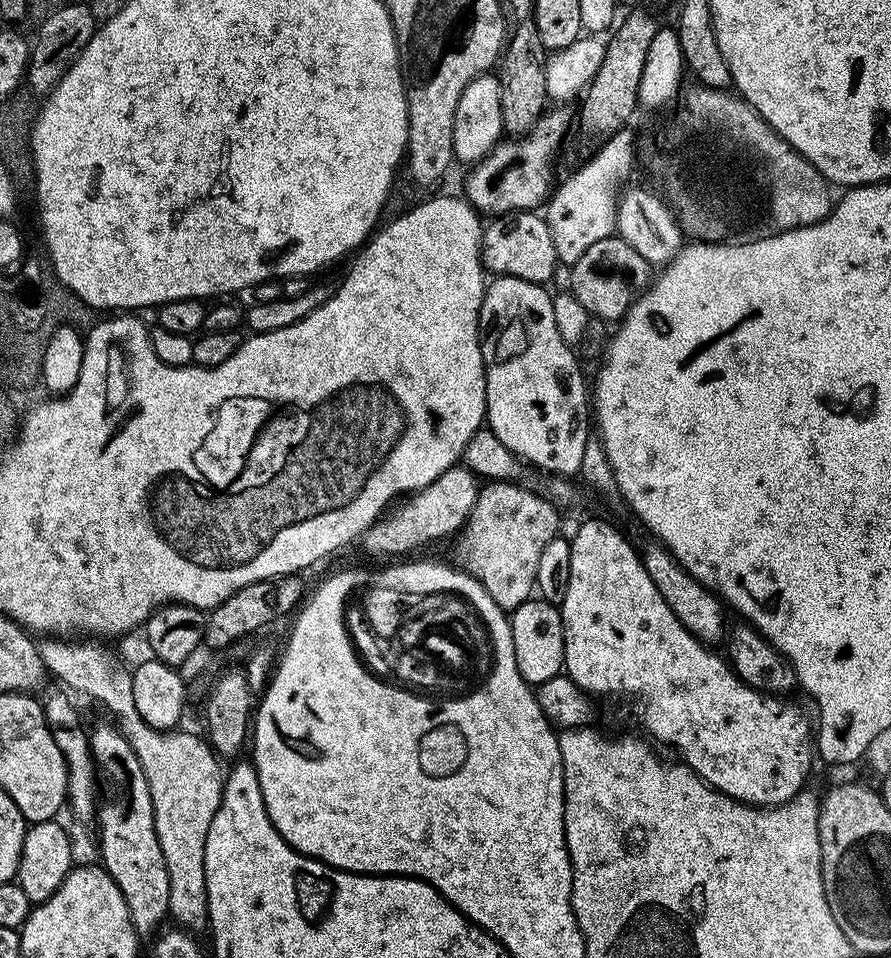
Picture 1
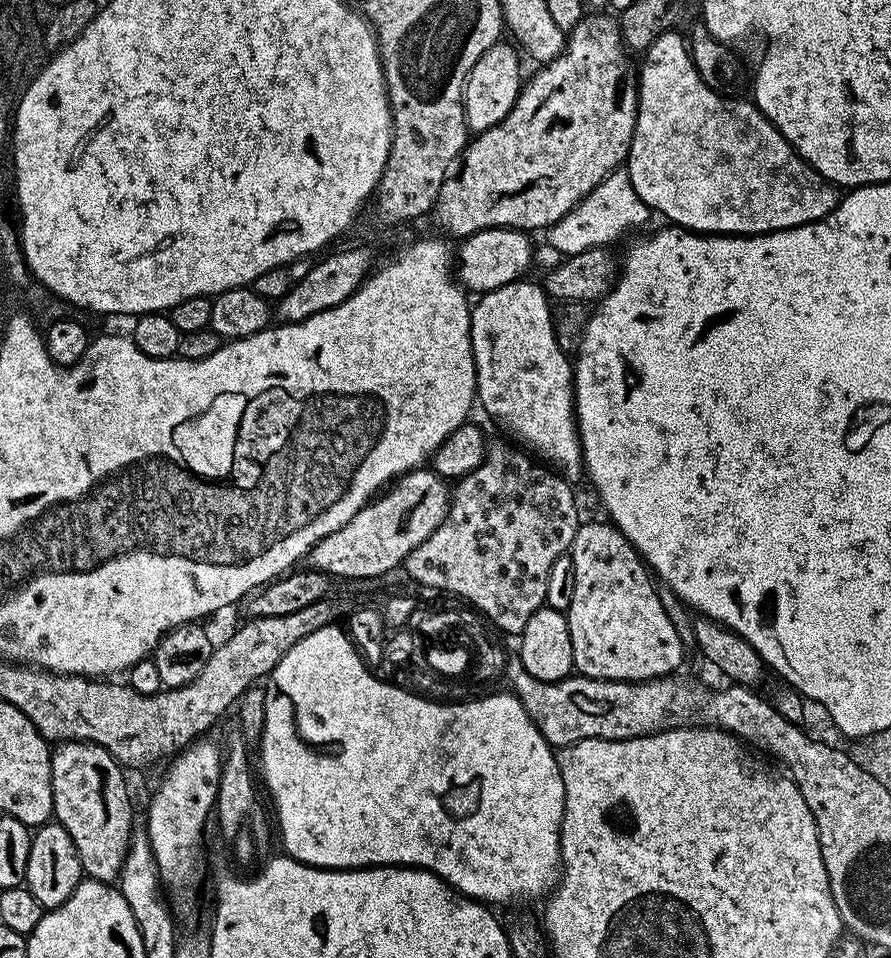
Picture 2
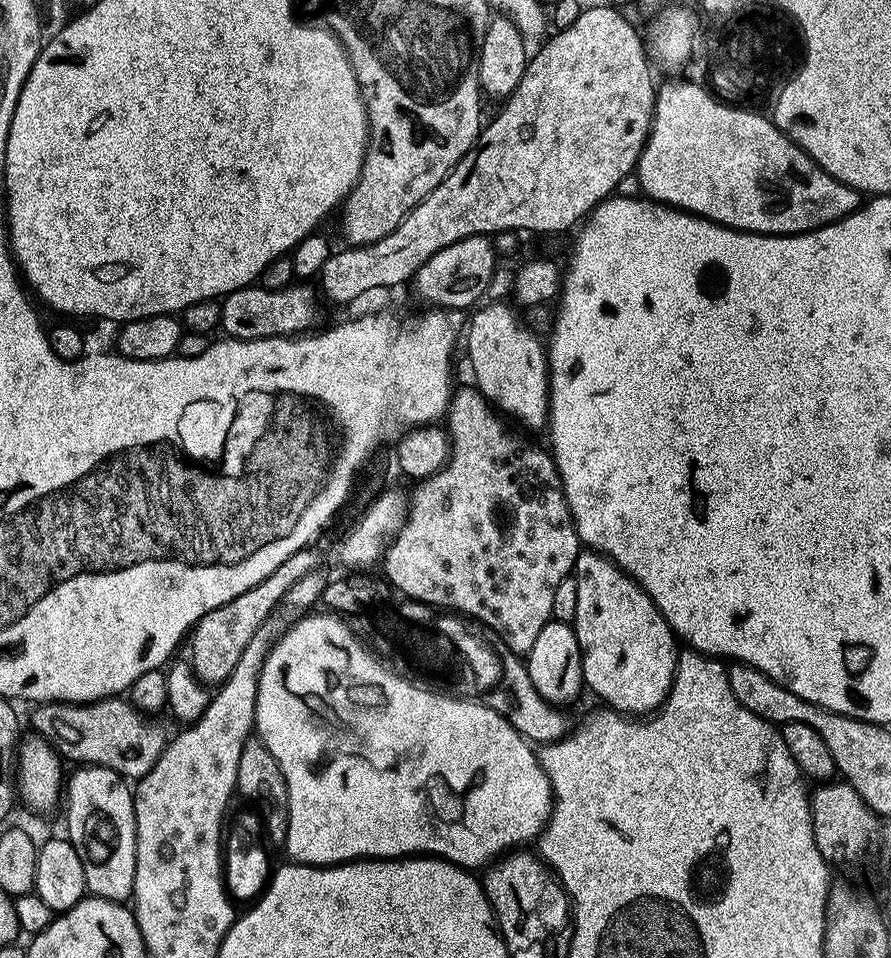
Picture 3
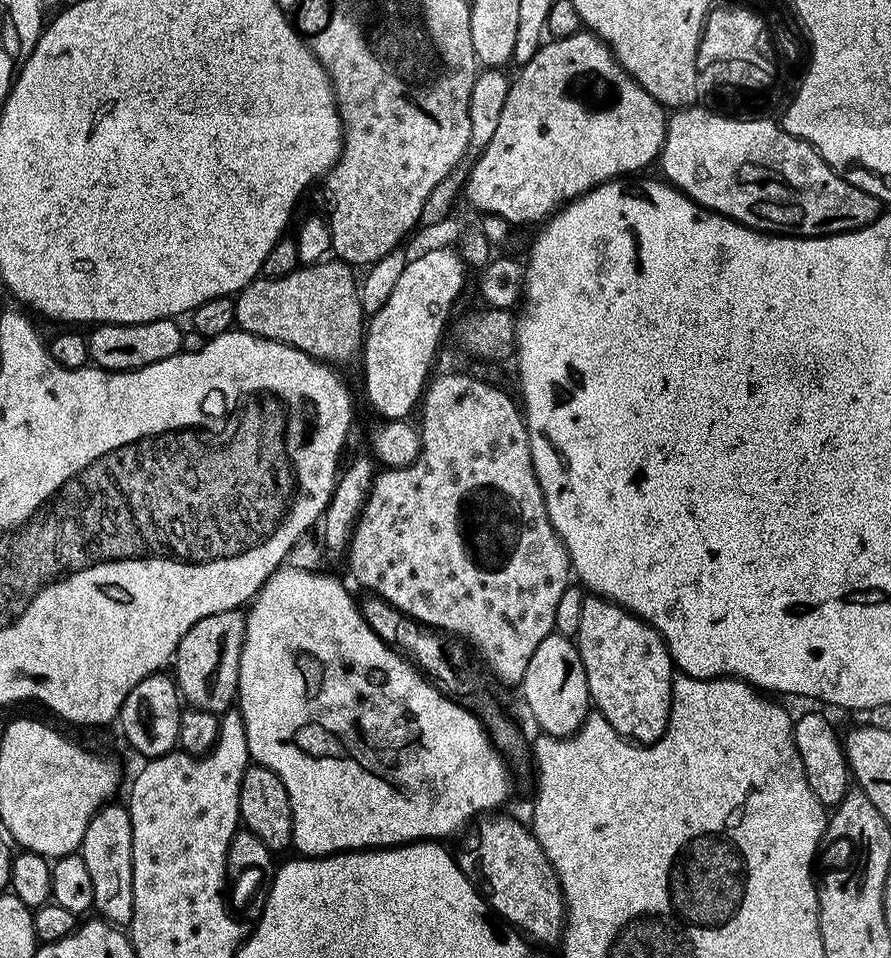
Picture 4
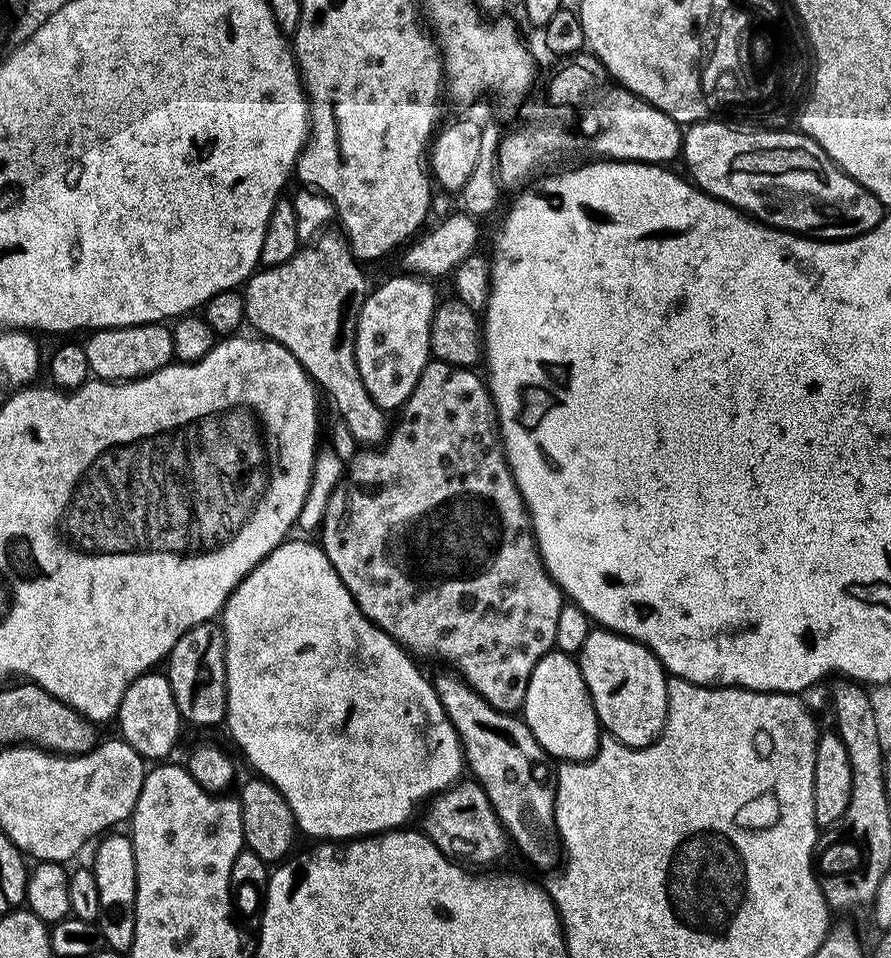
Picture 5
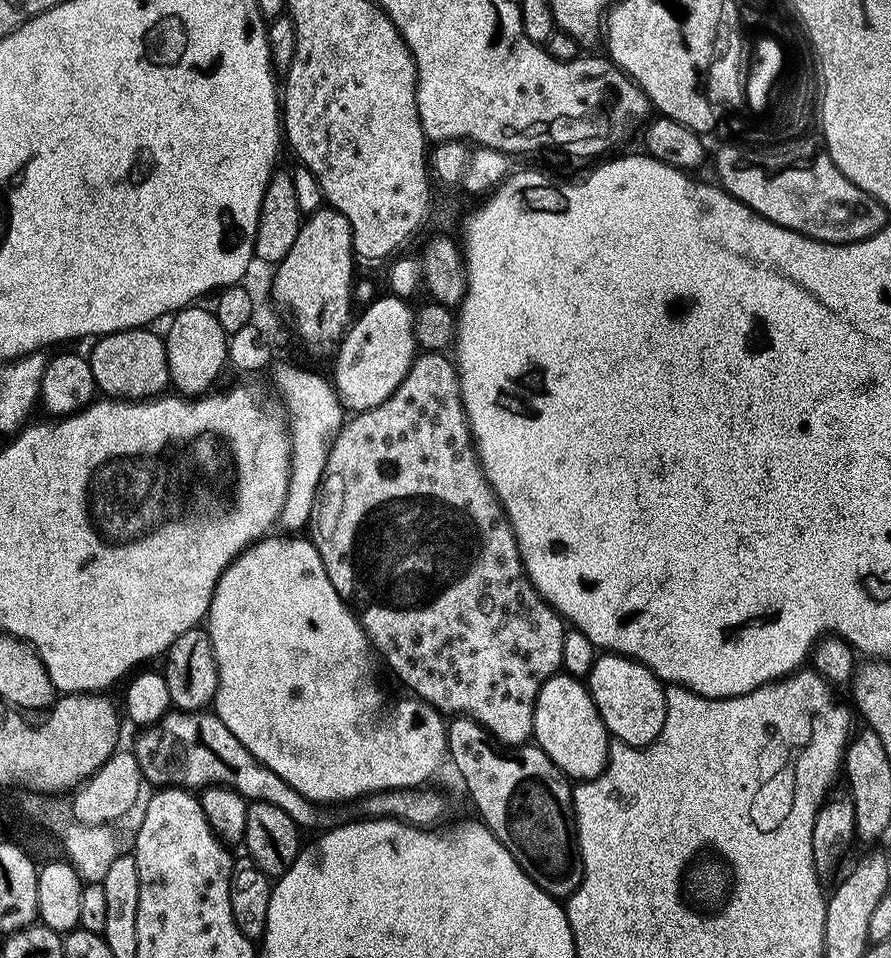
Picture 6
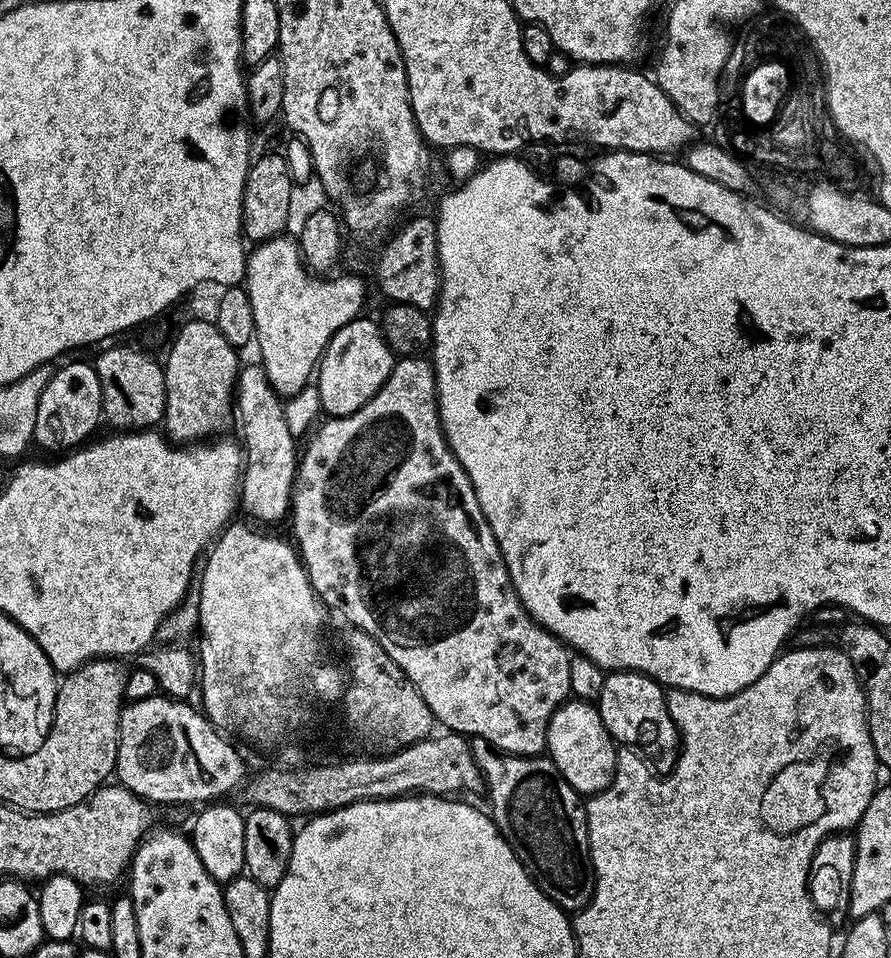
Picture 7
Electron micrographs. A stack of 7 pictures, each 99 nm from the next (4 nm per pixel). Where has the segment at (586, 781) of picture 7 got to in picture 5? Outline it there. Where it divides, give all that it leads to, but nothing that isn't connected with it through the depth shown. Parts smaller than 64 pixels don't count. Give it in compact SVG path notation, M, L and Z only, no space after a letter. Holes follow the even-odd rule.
M550 651L534 666L530 686L526 686L522 719L544 751L557 761L590 760L600 745L600 719L582 678L582 670L579 663L564 652Z

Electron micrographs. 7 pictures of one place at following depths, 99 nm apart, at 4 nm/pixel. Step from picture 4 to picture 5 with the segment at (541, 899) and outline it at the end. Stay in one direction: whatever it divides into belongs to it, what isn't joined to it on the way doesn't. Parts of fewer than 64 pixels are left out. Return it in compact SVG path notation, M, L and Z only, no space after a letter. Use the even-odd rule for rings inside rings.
M463 779L445 792L439 792L437 796L427 801L423 812L424 835L430 842L434 842L434 846L443 856L447 856L461 866L496 864L507 854L508 848L510 852L508 834L498 814L494 814L494 806L490 798L486 798L484 787L476 783L475 779Z

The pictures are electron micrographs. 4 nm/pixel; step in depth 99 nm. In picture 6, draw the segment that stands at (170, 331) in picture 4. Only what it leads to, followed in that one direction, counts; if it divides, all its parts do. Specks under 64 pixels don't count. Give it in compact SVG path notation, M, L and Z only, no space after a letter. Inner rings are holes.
M148 326L127 328L121 332L111 332L109 336L101 336L93 343L96 345L92 353L87 353L86 359L94 374L97 389L105 397L129 402L151 400L169 387L164 338L159 331L152 331L156 330Z

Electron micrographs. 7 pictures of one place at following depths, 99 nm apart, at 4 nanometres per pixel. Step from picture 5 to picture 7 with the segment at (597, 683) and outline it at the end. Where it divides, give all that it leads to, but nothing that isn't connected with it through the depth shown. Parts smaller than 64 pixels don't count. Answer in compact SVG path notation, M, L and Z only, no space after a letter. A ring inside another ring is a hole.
M608 672L598 699L600 717L608 735L617 745L633 750L645 750L649 761L657 760L664 770L671 769L678 755L676 723L668 709L665 689L657 680L643 676L641 672ZM652 759L652 760L651 760Z

